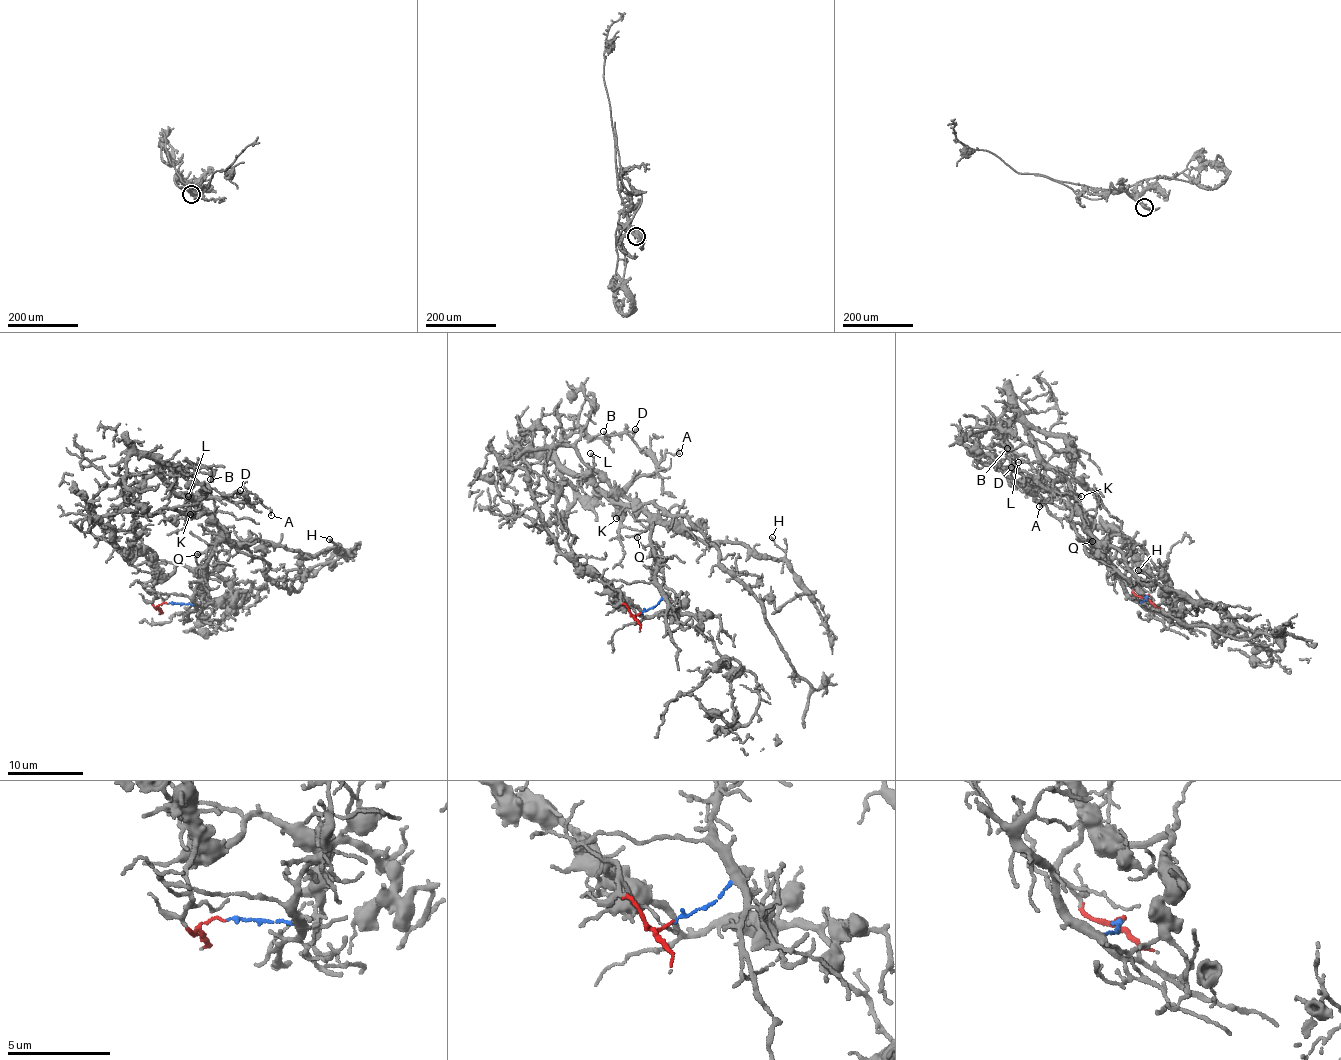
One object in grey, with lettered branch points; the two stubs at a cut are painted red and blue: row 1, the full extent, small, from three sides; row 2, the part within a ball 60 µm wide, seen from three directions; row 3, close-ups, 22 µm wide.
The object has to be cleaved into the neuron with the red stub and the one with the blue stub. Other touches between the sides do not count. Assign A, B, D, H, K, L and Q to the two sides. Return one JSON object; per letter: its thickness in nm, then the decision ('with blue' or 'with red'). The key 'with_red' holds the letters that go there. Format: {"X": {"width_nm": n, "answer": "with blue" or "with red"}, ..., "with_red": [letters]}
{"A": {"width_nm": 140, "answer": "with blue"}, "B": {"width_nm": 110, "answer": "with blue"}, "D": {"width_nm": 220, "answer": "with blue"}, "H": {"width_nm": 130, "answer": "with blue"}, "K": {"width_nm": 160, "answer": "with blue"}, "L": {"width_nm": 150, "answer": "with blue"}, "Q": {"width_nm": 150, "answer": "with blue"}, "with_red": []}

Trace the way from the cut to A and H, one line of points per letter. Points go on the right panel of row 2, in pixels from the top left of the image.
A: (1148, 596), (1136, 600), (1095, 552), (1065, 480), (1054, 483), (1054, 490), (1040, 491), (1039, 507)
H: (1148, 596), (1136, 600), (1127, 591), (1089, 534), (1122, 556), (1144, 583), (1158, 585), (1137, 569)

